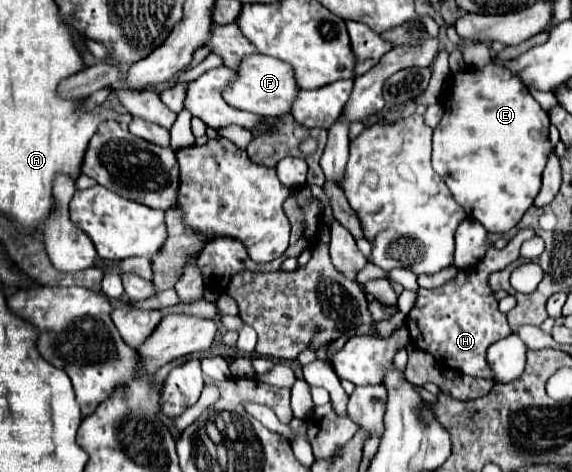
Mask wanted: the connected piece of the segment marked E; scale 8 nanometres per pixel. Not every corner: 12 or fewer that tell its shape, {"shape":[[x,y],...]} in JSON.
{"shape":[[508,68],[452,74],[432,166],[508,232],[534,204],[548,112]]}

